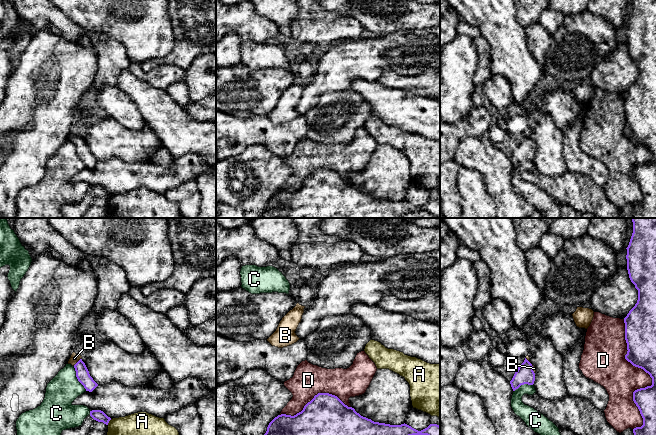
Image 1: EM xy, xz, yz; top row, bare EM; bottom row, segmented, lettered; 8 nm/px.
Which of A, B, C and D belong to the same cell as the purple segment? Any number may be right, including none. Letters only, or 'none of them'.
B

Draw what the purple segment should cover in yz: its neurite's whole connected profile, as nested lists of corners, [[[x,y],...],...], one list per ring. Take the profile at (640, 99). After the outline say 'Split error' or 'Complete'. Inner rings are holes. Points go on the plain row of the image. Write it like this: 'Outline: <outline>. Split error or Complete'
Outline: [[[633,0],[633,9],[626,25],[627,46],[638,66],[638,76],[624,94],[628,126],[625,135],[652,154],[651,162],[633,168],[633,177],[643,194],[643,201],[633,205],[633,218],[656,218],[656,0]]]. Complete

